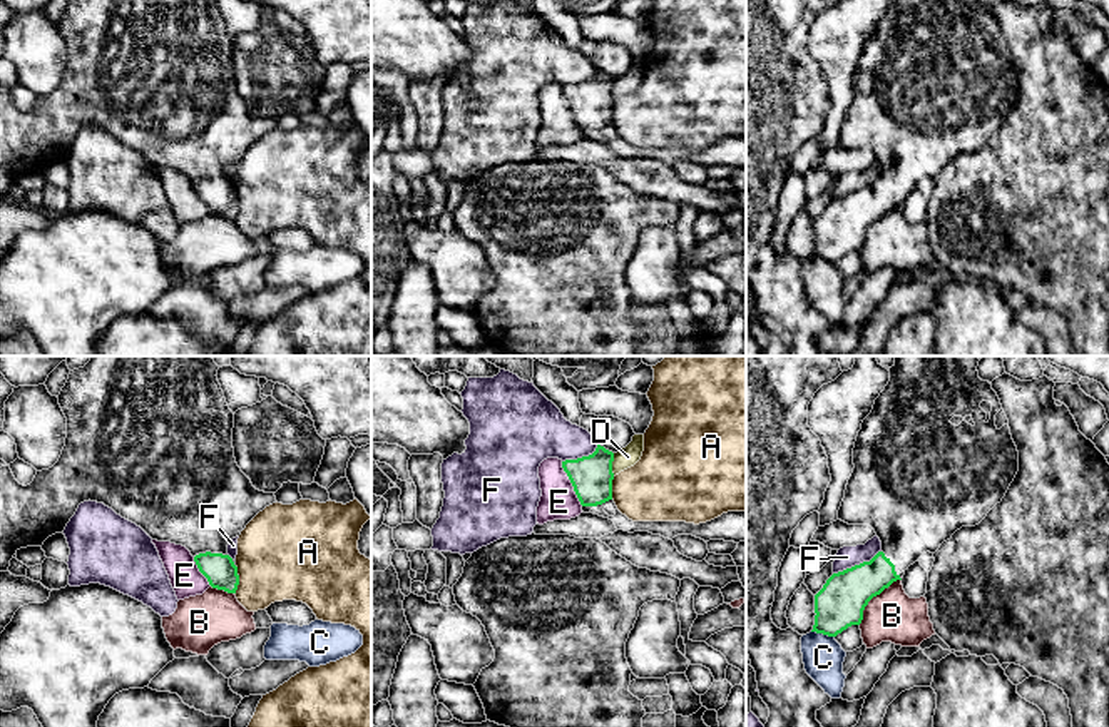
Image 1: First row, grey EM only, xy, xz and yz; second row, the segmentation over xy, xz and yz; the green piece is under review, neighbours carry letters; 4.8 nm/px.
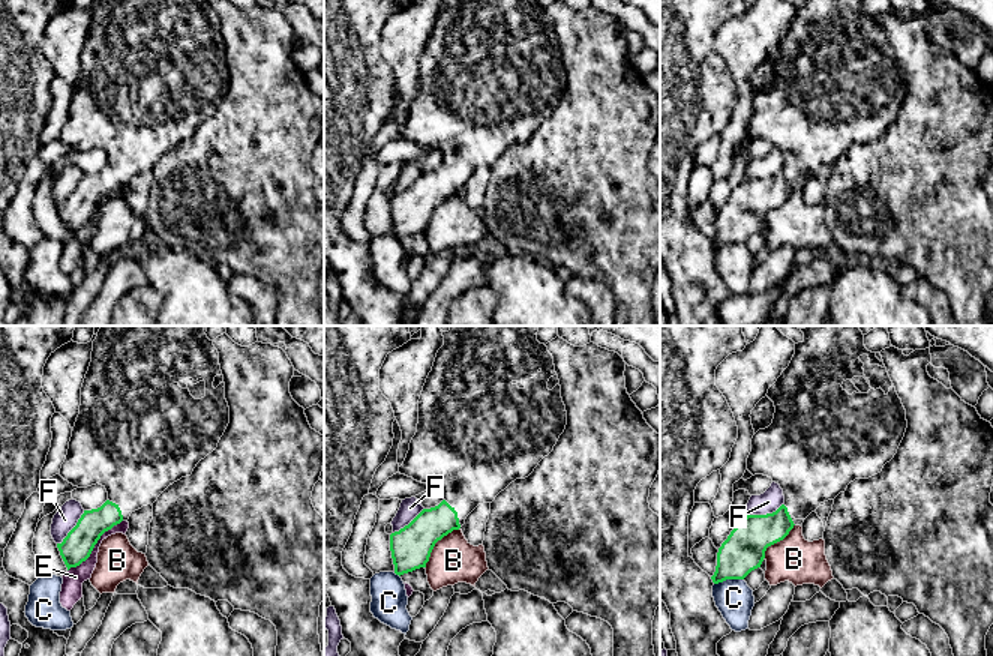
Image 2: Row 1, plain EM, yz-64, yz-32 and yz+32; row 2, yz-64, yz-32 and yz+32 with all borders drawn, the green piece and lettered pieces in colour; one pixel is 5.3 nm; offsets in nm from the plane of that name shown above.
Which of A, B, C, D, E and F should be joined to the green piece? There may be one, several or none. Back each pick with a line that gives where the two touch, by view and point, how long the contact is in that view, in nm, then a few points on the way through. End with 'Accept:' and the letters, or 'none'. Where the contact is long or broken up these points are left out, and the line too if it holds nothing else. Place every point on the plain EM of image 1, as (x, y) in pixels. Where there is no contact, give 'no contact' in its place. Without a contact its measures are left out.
Accept: none

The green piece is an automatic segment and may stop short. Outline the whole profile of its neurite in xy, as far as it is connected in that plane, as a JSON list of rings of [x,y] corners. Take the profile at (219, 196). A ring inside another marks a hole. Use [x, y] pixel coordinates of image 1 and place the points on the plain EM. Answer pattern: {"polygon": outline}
{"polygon": [[[69,0],[65,12],[59,20],[59,30],[67,43],[67,64],[59,87],[49,94],[37,97],[33,107],[27,112],[20,110],[10,92],[0,94],[0,197],[7,197],[10,186],[20,174],[42,172],[43,167],[62,159],[84,127],[97,127],[112,134],[122,144],[141,152],[152,165],[171,167],[186,172],[199,197],[207,204],[209,211],[227,219],[236,219],[239,211],[238,192],[227,180],[227,170],[239,162],[246,150],[266,132],[276,129],[274,119],[264,119],[253,112],[251,105],[241,97],[234,84],[233,53],[234,38],[229,35],[216,0]]]}

